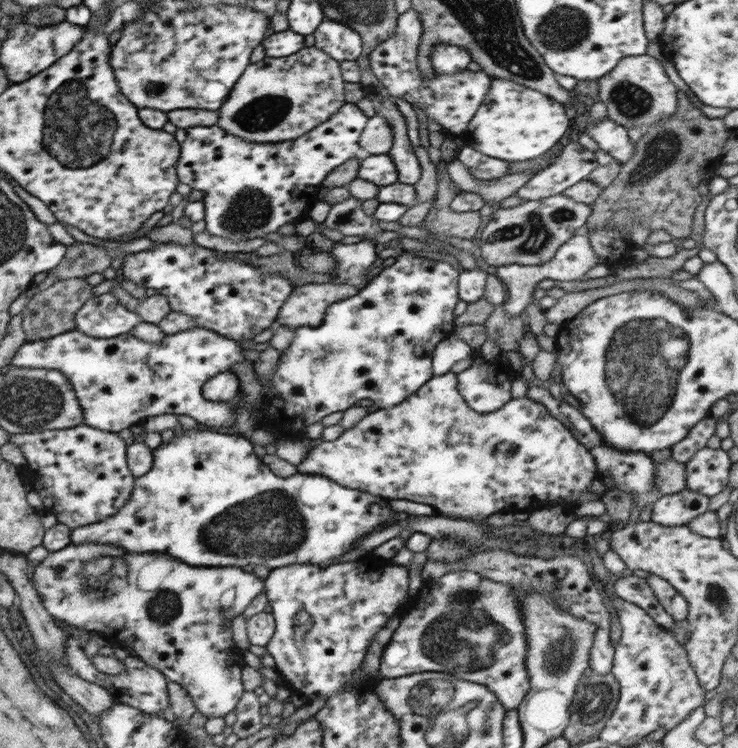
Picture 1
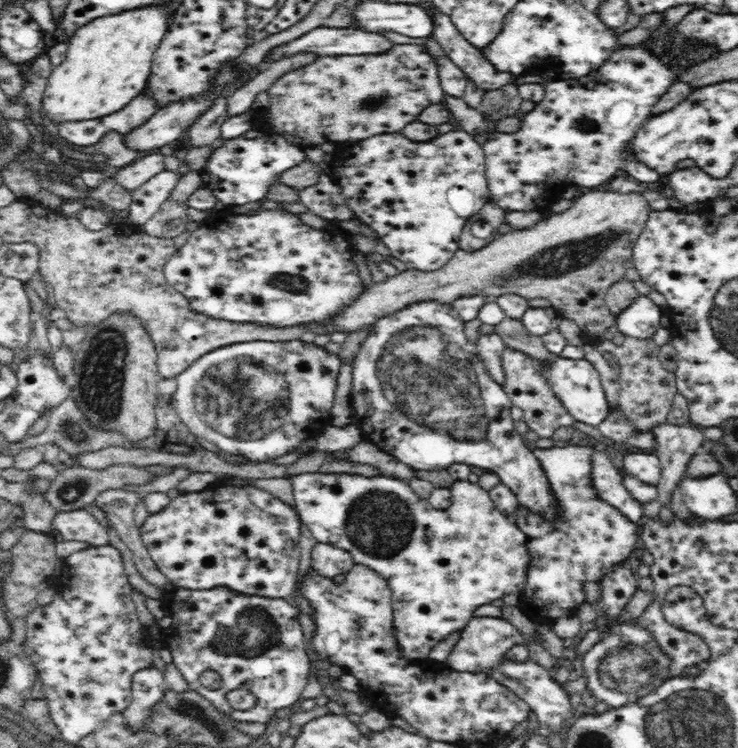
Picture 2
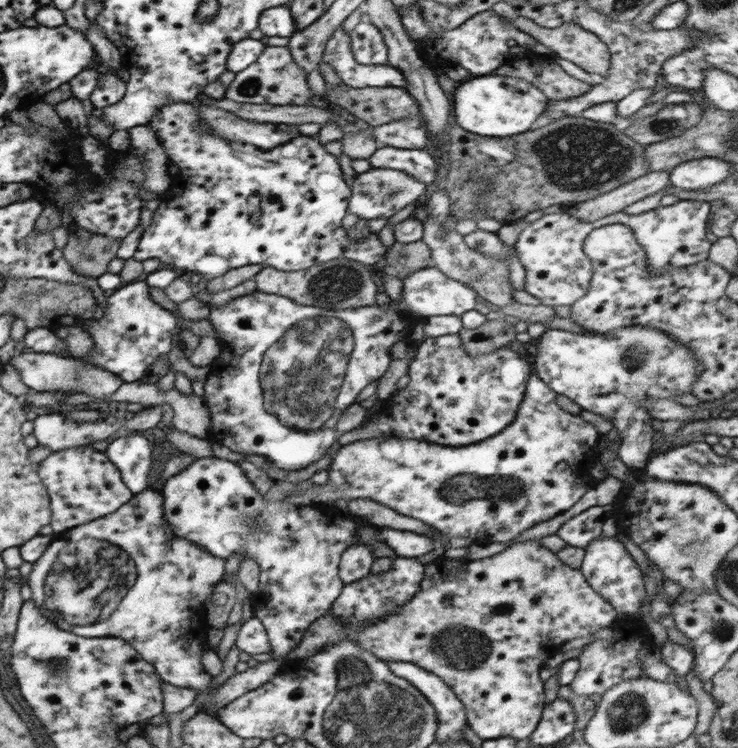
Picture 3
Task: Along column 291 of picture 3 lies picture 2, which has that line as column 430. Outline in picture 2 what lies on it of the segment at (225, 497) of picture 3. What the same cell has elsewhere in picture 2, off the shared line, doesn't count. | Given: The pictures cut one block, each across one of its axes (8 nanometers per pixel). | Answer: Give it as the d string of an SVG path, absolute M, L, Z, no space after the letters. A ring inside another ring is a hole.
M322 472L302 473L294 475L291 478L295 506L294 509L299 514L301 522L307 526L312 532L312 536L318 543L332 544L336 548L341 548L349 552L354 559L356 566L362 564L374 570L380 577L385 578L389 588L391 589L391 601L393 608L393 627L396 643L400 647L399 654L408 662L429 663L430 651L434 649L441 641L450 637L452 632L461 631L470 619L473 617L474 611L485 604L491 604L495 600L502 599L507 594L520 594L525 592L527 588L528 564L530 564L530 553L526 549L526 533L514 522L506 518L494 506L489 493L478 486L478 483L470 483L468 480L454 481L451 486L451 504L450 508L440 509L434 508L429 499L423 499L418 496L410 485L402 479L393 479L384 476L360 476L359 474L336 473L328 474Z

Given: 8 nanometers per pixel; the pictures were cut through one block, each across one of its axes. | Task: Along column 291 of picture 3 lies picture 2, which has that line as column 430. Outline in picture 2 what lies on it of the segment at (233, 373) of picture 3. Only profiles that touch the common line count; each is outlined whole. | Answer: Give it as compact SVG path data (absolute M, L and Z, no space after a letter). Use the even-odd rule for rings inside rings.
M436 300L418 301L414 304L406 305L398 312L393 312L388 316L376 320L372 324L372 330L366 334L366 340L360 344L359 351L352 361L354 371L352 382L351 406L353 408L353 423L359 427L365 439L372 440L376 446L380 446L384 452L395 456L396 459L410 465L416 470L446 469L451 464L468 464L477 466L488 472L496 473L500 477L500 482L506 485L517 496L521 506L529 508L532 512L537 512L544 520L558 520L560 505L558 499L550 487L550 481L542 469L538 457L532 453L524 441L524 436L514 430L514 420L510 417L510 408L513 406L511 398L506 394L503 385L496 383L489 375L482 360L477 353L477 346L467 339L465 322L460 318L453 305L442 304Z

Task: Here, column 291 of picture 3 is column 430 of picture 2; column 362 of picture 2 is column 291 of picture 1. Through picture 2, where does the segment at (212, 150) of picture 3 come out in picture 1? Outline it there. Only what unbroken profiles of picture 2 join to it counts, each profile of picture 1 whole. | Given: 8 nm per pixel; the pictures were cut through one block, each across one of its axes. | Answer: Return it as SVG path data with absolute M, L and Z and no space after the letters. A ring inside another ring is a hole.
M345 103L340 111L336 112L336 114L332 115L331 118L316 126L314 130L310 130L310 132L306 132L300 138L296 138L295 140L286 140L286 142L280 142L276 144L256 144L256 142L246 142L246 140L242 140L242 138L238 138L238 136L232 136L232 134L228 134L219 128L216 125L212 127L204 127L203 125L196 125L192 128L180 128L176 130L173 134L173 138L178 142L181 152L180 159L176 164L176 172L179 179L179 182L183 182L184 184L188 184L191 190L202 190L204 192L203 200L204 203L204 222L206 222L206 232L212 236L219 236L220 238L226 238L231 240L232 242L238 241L249 241L255 238L266 238L268 234L272 234L277 232L279 228L282 228L284 224L296 223L298 220L302 220L305 216L308 215L308 210L314 201L317 200L317 194L320 192L324 179L326 176L336 167L344 164L346 160L350 160L350 158L362 158L364 153L362 152L362 148L359 144L360 136L368 123L368 116L366 116L360 108L358 108L355 104Z

